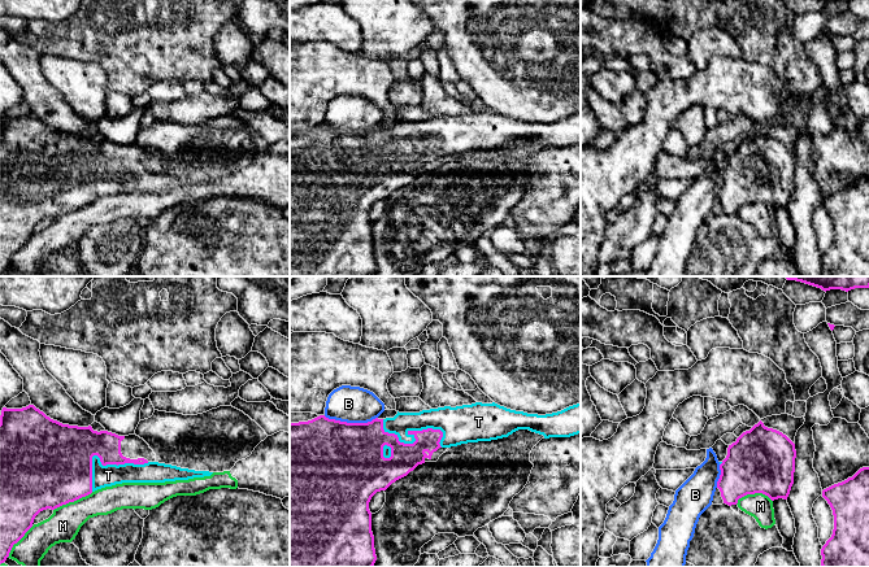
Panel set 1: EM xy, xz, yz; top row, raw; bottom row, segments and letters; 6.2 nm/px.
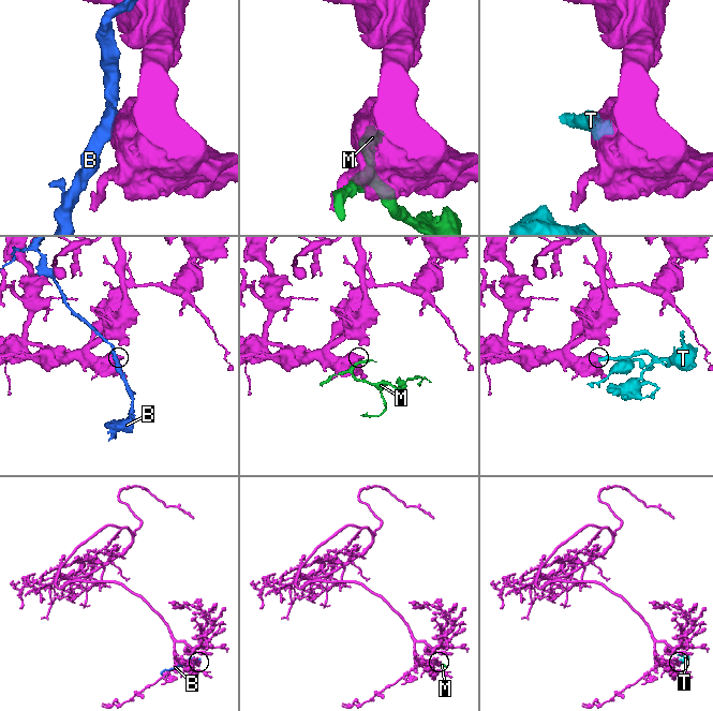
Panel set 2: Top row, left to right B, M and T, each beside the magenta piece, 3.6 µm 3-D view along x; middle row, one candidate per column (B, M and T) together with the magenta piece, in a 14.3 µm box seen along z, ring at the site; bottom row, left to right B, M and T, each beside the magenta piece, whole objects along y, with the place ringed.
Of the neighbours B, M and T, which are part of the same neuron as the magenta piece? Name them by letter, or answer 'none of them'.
T

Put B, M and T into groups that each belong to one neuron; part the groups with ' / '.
B / M / T

